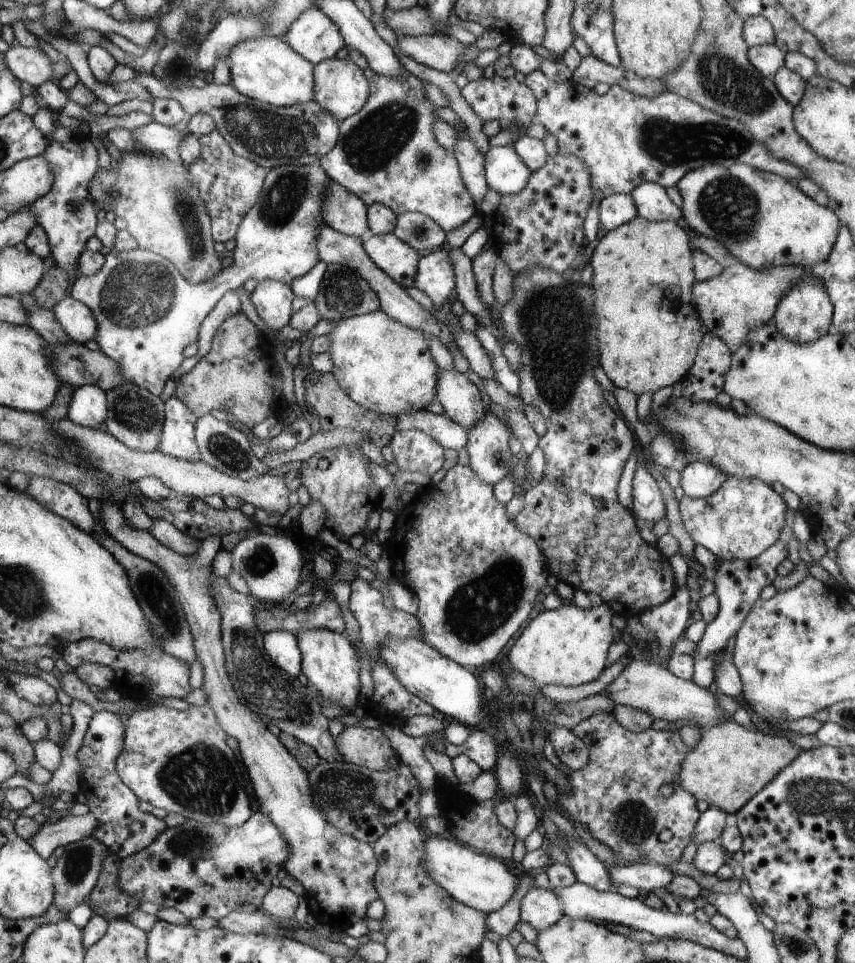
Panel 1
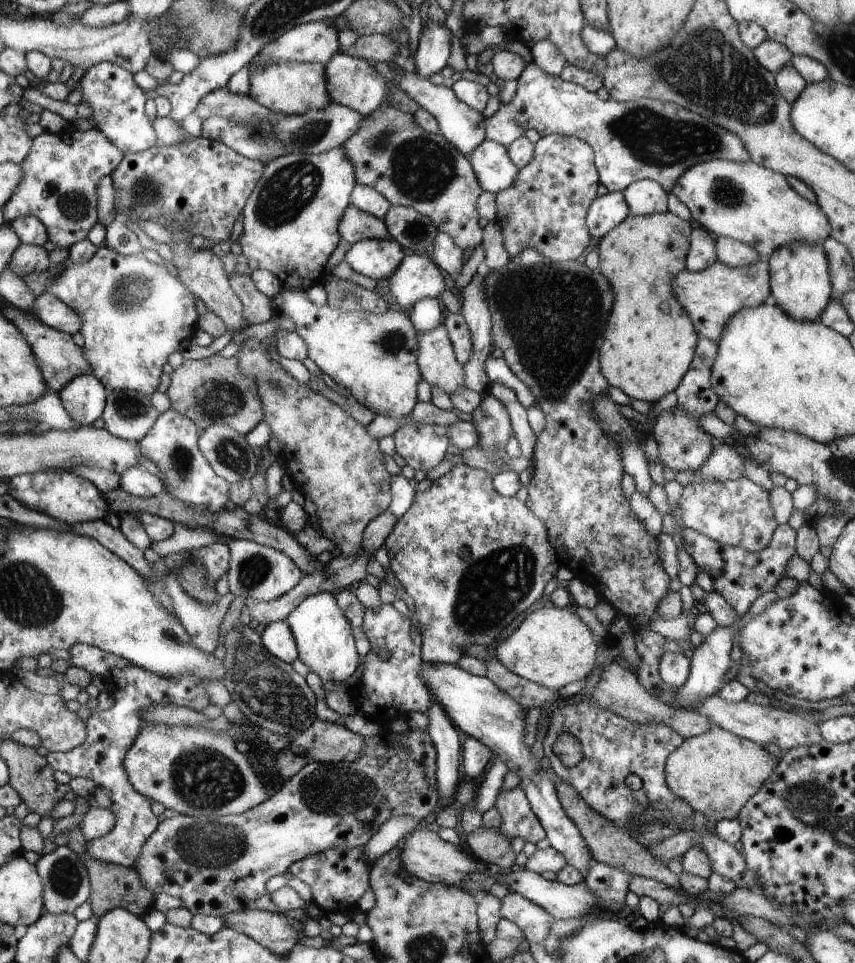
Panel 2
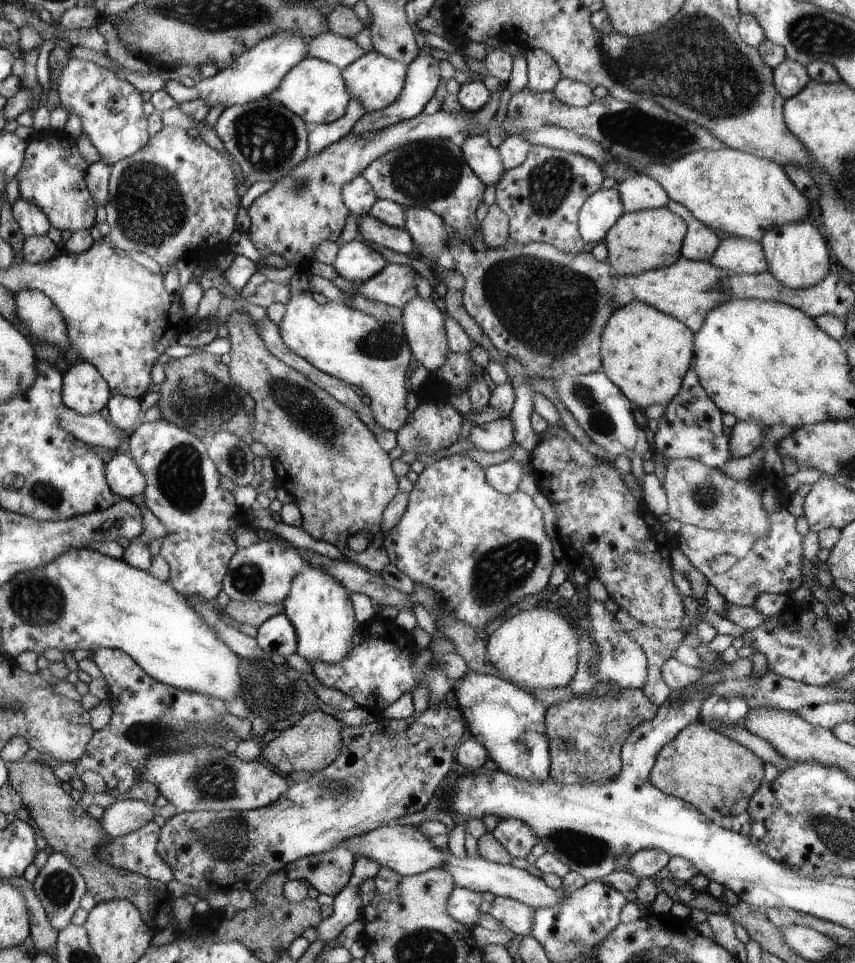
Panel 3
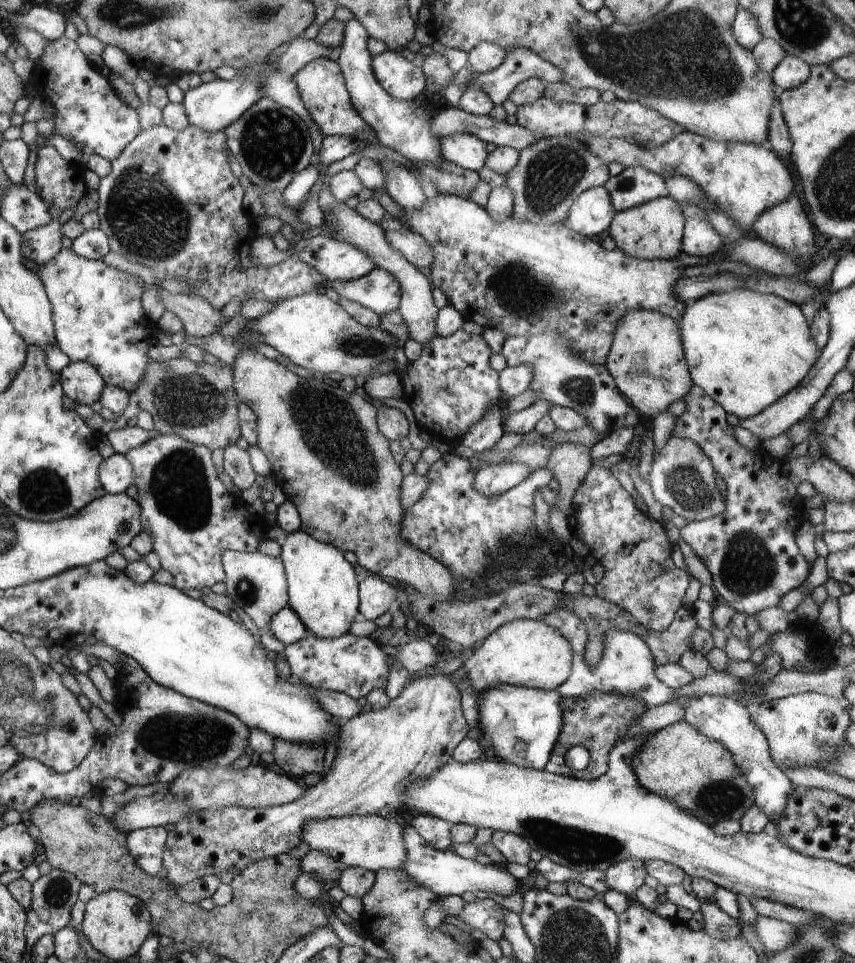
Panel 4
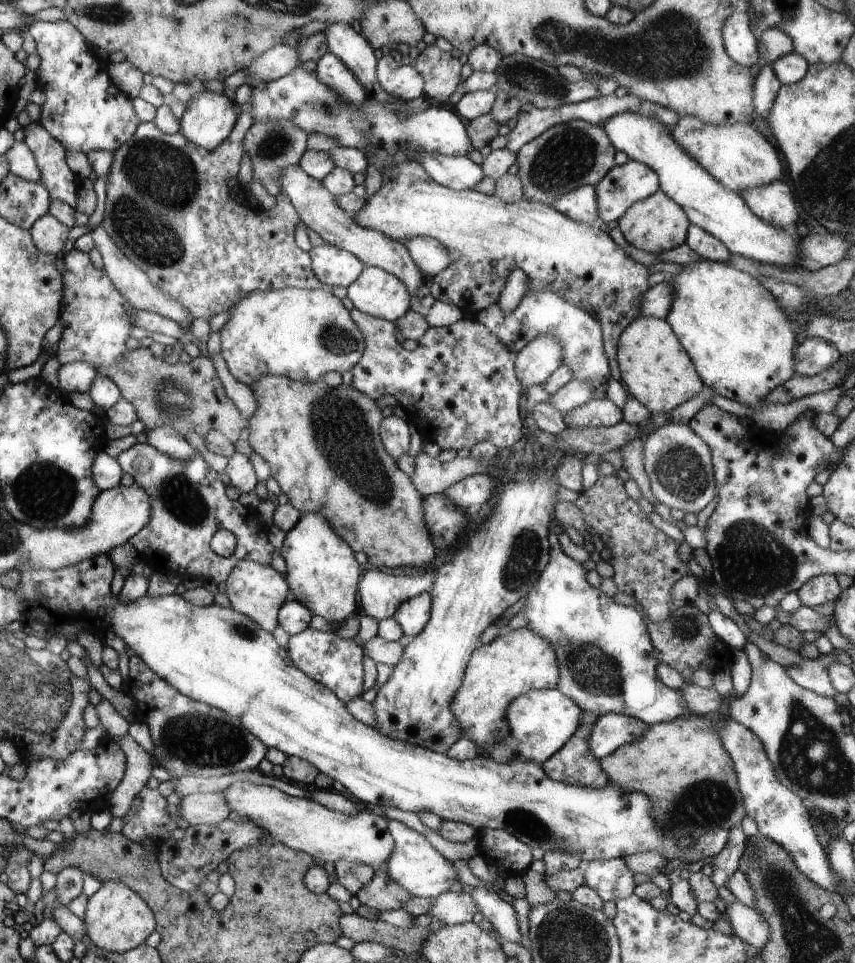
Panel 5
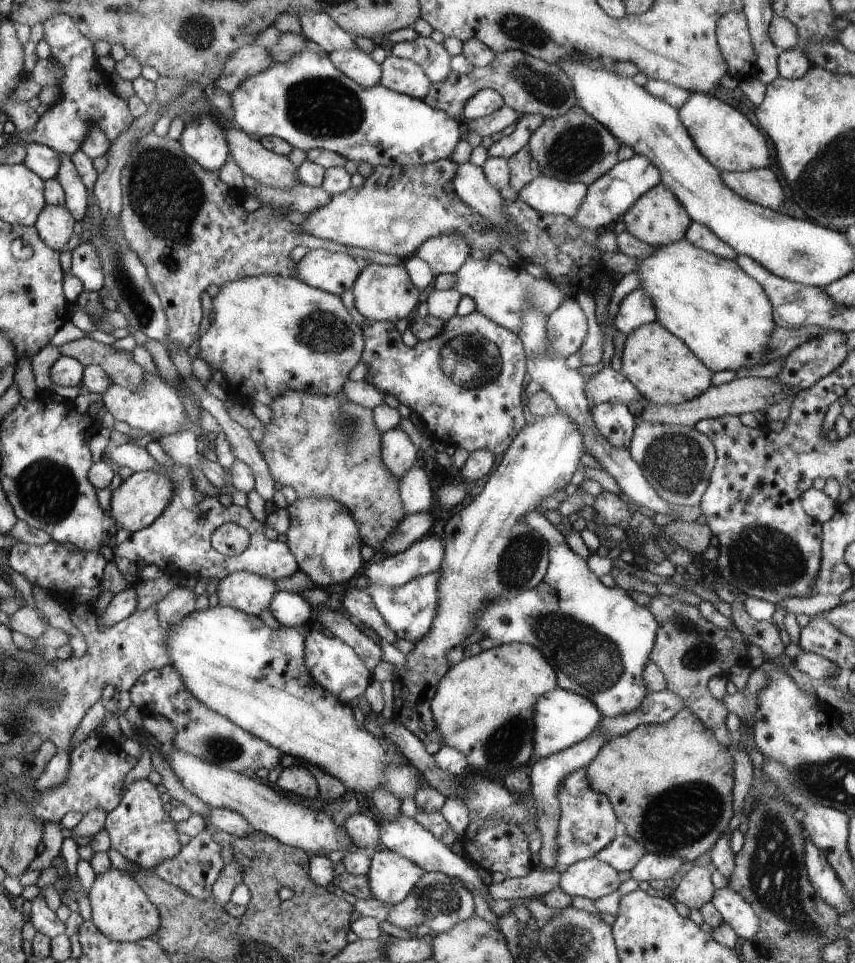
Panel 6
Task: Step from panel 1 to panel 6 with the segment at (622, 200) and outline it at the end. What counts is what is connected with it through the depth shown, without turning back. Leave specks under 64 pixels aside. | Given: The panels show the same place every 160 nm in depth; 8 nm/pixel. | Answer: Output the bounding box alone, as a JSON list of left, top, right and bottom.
[519,174,586,217]

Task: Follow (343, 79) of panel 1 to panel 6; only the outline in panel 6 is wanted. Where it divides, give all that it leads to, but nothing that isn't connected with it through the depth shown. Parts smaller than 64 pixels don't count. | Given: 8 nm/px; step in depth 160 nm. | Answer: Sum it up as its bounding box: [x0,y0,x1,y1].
[380,54,432,99]

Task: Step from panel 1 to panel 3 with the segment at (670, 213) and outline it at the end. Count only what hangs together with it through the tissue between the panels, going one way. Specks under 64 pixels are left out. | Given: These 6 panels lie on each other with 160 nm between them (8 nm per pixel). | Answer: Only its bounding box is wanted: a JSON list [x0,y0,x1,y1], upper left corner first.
[616,174,671,212]

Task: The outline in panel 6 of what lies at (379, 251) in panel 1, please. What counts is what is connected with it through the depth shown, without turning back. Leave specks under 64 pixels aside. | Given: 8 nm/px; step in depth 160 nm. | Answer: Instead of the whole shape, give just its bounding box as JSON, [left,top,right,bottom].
[296,249,362,294]

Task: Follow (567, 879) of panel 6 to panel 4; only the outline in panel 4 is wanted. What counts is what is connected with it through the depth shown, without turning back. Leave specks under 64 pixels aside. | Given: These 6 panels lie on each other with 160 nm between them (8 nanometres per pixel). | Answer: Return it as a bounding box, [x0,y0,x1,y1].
[604,859,648,896]

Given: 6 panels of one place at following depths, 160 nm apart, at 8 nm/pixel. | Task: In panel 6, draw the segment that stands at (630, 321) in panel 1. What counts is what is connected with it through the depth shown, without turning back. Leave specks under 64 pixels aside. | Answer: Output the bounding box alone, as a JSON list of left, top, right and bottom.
[620,184,713,405]

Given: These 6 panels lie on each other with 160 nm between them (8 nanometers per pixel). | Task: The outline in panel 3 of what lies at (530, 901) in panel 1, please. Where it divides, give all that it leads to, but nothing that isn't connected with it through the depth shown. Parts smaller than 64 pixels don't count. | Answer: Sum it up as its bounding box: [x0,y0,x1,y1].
[488,897,536,936]

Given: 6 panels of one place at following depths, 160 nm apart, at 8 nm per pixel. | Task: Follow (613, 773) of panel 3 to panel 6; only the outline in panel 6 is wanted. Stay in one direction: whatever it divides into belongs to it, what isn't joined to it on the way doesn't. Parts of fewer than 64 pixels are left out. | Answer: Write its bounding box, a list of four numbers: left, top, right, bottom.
[556,767,621,868]

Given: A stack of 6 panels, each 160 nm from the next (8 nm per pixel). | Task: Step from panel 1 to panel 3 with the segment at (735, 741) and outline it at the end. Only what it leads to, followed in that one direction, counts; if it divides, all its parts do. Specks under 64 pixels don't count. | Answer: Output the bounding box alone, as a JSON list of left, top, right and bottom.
[649,721,764,823]

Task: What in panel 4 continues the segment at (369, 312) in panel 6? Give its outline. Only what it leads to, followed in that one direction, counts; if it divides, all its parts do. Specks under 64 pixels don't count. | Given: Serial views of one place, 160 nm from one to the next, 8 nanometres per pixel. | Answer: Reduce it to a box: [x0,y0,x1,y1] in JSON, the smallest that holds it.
[326,267,402,315]

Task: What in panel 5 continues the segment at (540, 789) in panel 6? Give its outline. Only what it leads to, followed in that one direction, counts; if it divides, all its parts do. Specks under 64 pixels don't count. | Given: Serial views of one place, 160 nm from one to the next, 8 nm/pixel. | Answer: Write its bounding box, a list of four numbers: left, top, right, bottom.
[589,713,649,758]

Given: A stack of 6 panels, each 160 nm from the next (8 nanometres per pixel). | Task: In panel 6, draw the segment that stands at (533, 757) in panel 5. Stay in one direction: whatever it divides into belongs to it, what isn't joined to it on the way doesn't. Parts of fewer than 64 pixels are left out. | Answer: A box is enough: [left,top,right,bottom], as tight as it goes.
[533,686,603,758]

